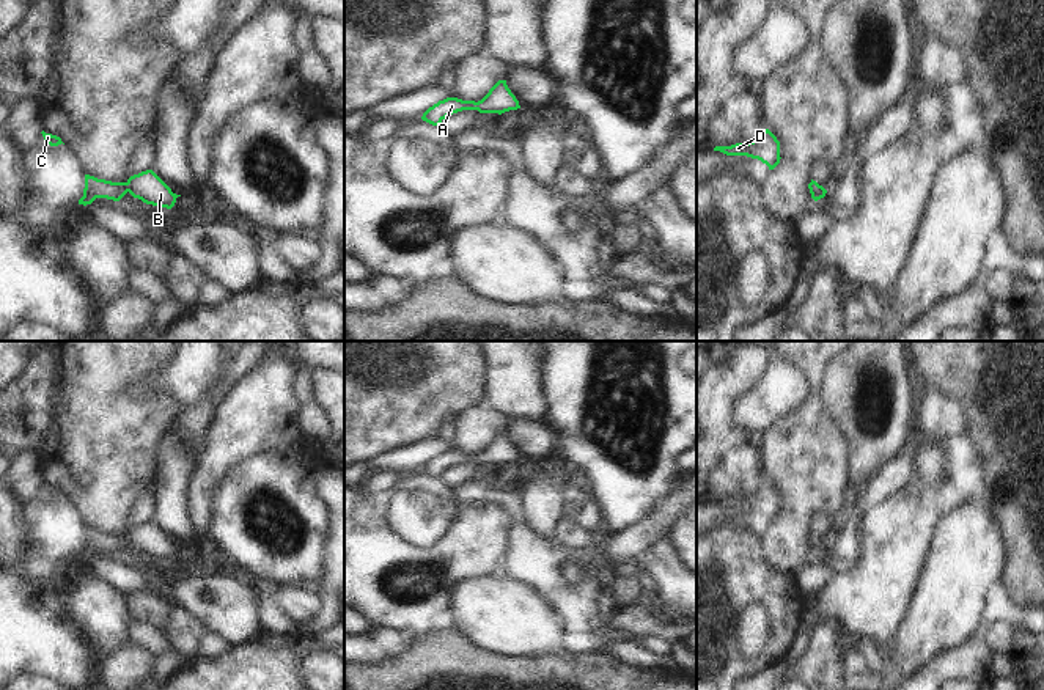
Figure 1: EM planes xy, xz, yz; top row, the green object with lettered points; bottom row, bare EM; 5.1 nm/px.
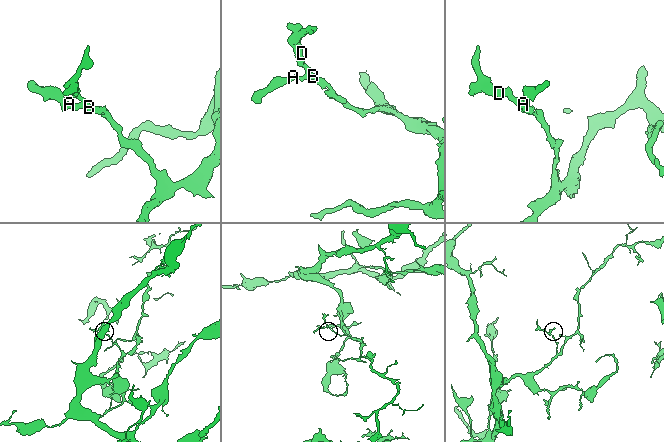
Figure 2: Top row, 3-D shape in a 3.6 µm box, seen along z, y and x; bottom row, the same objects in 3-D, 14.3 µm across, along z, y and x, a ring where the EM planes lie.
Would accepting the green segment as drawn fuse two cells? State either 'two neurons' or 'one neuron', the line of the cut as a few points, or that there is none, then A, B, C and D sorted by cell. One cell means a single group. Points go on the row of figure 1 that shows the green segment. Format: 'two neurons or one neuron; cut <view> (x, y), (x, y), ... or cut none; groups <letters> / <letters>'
one neuron; cut none; groups A B C D

